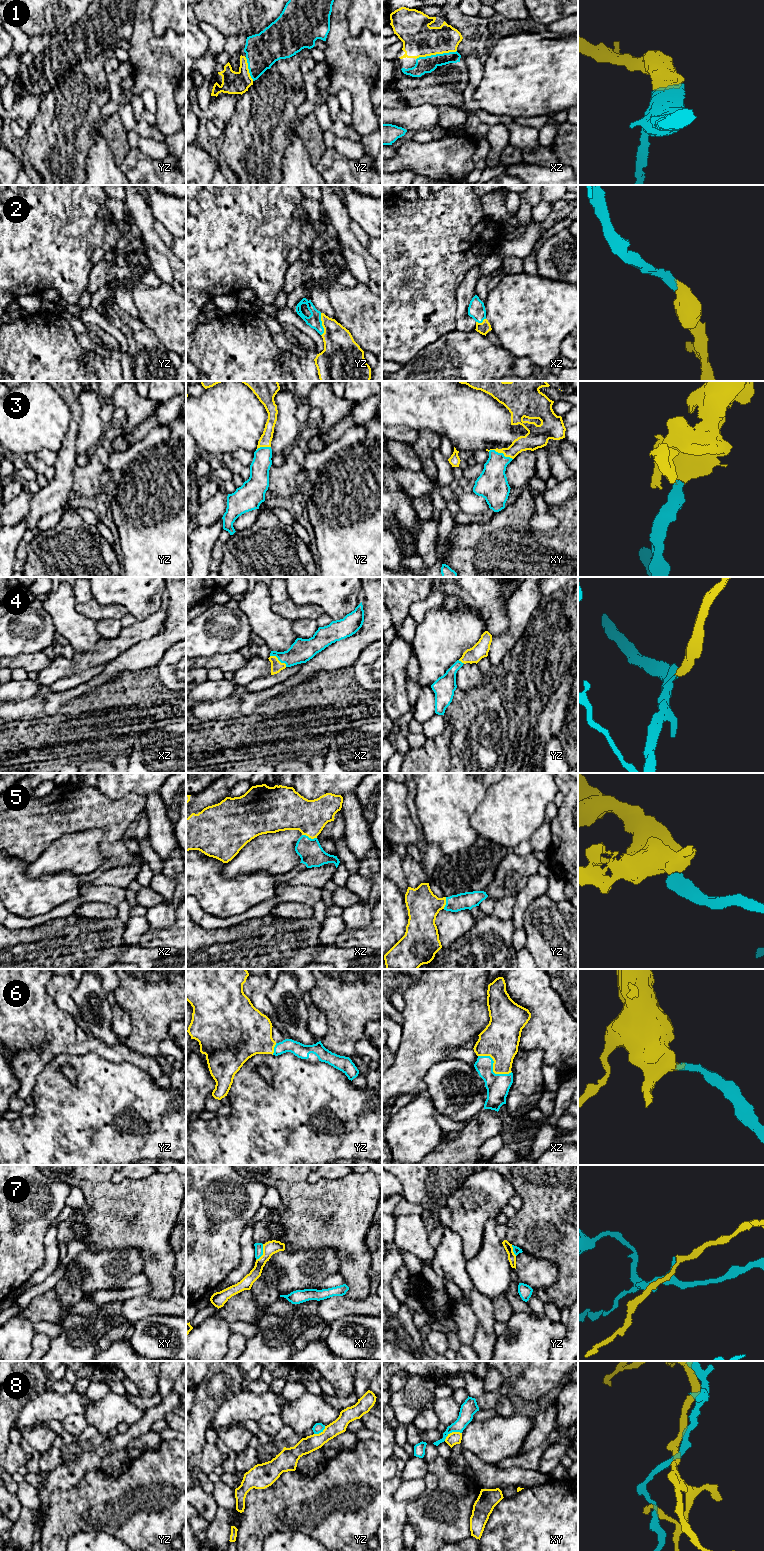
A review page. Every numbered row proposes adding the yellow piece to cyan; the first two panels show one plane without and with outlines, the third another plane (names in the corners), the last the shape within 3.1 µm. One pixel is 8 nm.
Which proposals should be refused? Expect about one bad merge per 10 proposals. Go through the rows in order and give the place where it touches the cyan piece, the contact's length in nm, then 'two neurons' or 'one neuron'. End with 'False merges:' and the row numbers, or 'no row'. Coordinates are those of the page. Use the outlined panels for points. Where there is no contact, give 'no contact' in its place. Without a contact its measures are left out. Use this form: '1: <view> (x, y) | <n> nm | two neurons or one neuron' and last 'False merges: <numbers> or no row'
1: xz (436, 54) | 340 nm | one neuron
2: yz (321, 324) | 180 nm | one neuron
3: xy (500, 453) | 220 nm | one neuron
4: xz (279, 660) | 160 nm | one neuron
5: xz (308, 837) | 120 nm | one neuron
6: xz (492, 1067) | 300 nm | one neuron
7: xy (262, 1252) | 150 nm | two neurons
8: xy (452, 1431) | 160 nm | two neurons
False merges: 7, 8

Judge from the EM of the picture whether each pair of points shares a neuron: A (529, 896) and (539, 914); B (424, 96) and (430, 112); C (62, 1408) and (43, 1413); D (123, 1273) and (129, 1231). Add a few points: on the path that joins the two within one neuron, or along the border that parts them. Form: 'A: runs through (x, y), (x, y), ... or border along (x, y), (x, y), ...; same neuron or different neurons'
A: border along (545, 893), (534, 899), (528, 906), (523, 923); different neurons
B: border along (407, 105), (432, 104), (440, 107); different neurons
C: runs through (57, 1410), (48, 1410); same neuron
D: border along (124, 1250), (100, 1251); different neurons

